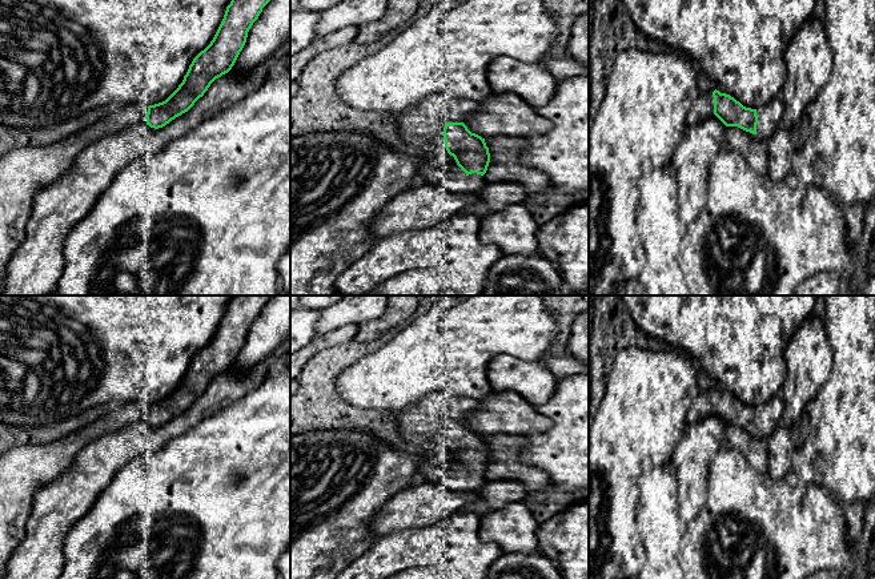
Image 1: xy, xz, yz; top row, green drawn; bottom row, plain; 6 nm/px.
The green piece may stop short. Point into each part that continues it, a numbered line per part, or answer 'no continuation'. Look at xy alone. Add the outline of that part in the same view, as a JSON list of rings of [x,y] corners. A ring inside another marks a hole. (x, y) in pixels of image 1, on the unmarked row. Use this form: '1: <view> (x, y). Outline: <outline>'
1: xy (24, 470). Outline: [[[140,401],[115,402],[103,417],[59,441],[17,446],[0,454],[0,579],[4,579],[8,560],[25,538],[35,494],[65,474],[87,445],[112,431],[145,422],[146,411],[148,405]]]

